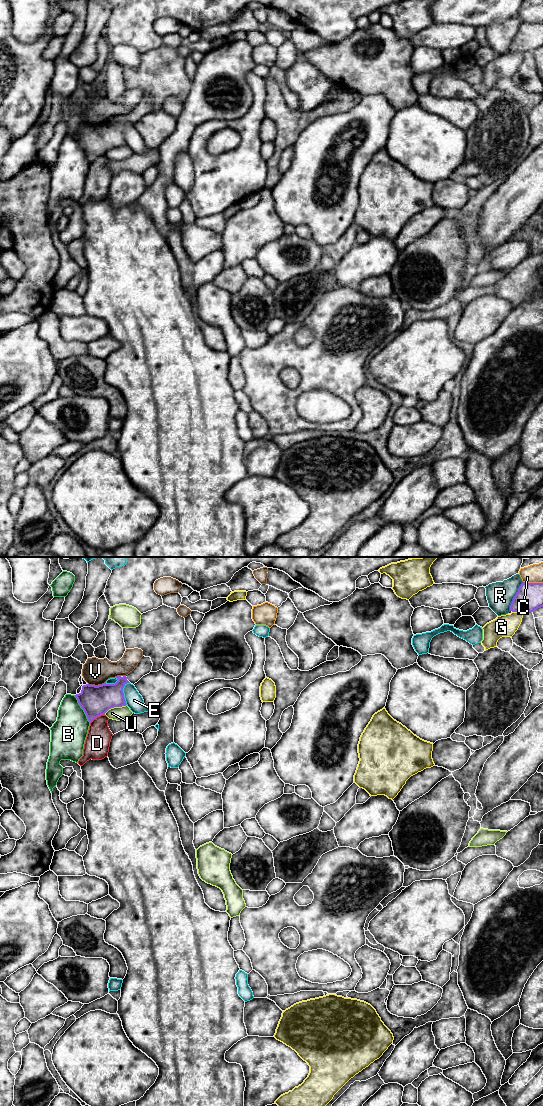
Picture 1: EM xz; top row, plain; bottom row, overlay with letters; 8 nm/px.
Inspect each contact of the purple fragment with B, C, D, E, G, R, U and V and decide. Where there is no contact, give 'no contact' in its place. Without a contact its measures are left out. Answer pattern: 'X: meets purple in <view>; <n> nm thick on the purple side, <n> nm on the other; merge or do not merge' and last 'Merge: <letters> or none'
B: meets purple in xz; 240 nm thick on the purple side, 280 nm on the other; do not merge
C: meets purple in xz; 220 nm thick on the purple side, 140 nm on the other; do not merge
D: meets purple in xz; 240 nm thick on the purple side, 200 nm on the other; do not merge
E: meets purple in xz; 240 nm thick on the purple side, 140 nm on the other; do not merge
G: meets purple in xz; 220 nm thick on the purple side, 180 nm on the other; do not merge
R: meets purple in xz; 220 nm thick on the purple side, 220 nm on the other; do not merge
U: meets purple in xz; 240 nm thick on the purple side, 110 nm on the other; do not merge
V: meets purple in xz; 240 nm thick on the purple side, 220 nm on the other; do not merge
Merge: none

